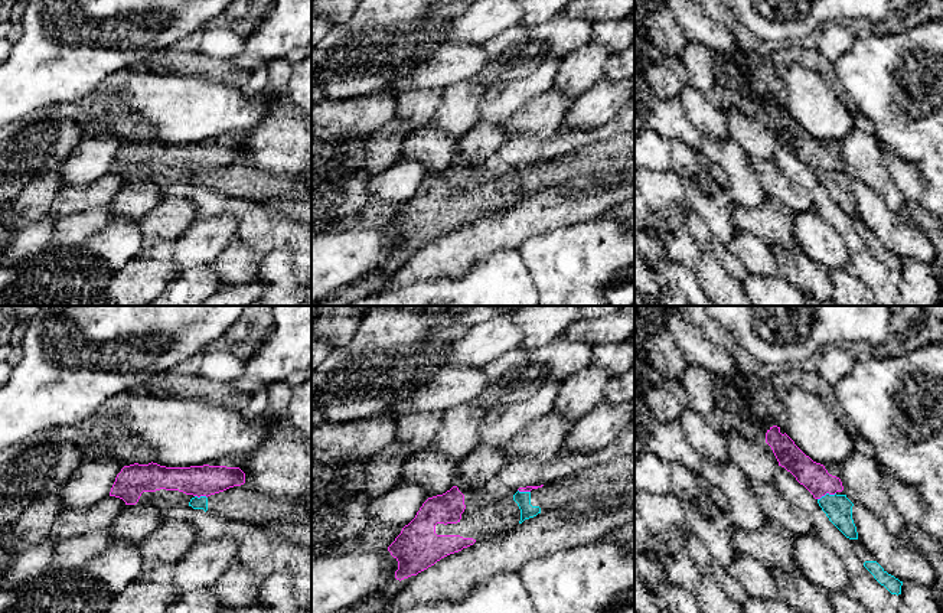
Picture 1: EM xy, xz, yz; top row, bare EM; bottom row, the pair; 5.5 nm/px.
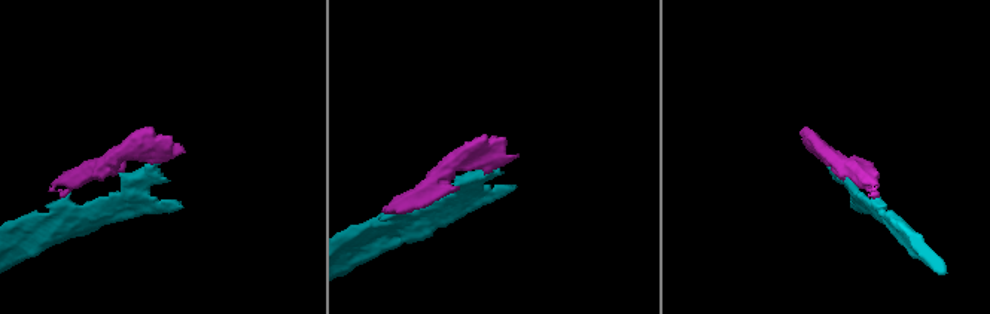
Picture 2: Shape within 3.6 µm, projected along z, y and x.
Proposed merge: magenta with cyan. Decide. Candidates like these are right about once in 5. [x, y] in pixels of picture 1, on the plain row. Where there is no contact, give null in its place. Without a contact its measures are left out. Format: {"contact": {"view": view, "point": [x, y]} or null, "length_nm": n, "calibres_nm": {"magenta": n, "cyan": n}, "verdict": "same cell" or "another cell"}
{"contact": {"view": "yz", "point": [826, 169]}, "length_nm": 110, "calibres_nm": {"magenta": 160, "cyan": 160}, "verdict": "another cell"}

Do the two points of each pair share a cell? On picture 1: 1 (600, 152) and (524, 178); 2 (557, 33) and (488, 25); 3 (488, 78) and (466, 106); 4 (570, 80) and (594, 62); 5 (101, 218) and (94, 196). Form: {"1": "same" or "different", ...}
{"1": "same", "2": "different", "3": "same", "4": "same", "5": "different"}

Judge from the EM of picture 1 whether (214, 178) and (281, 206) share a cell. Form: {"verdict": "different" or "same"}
{"verdict": "same"}

